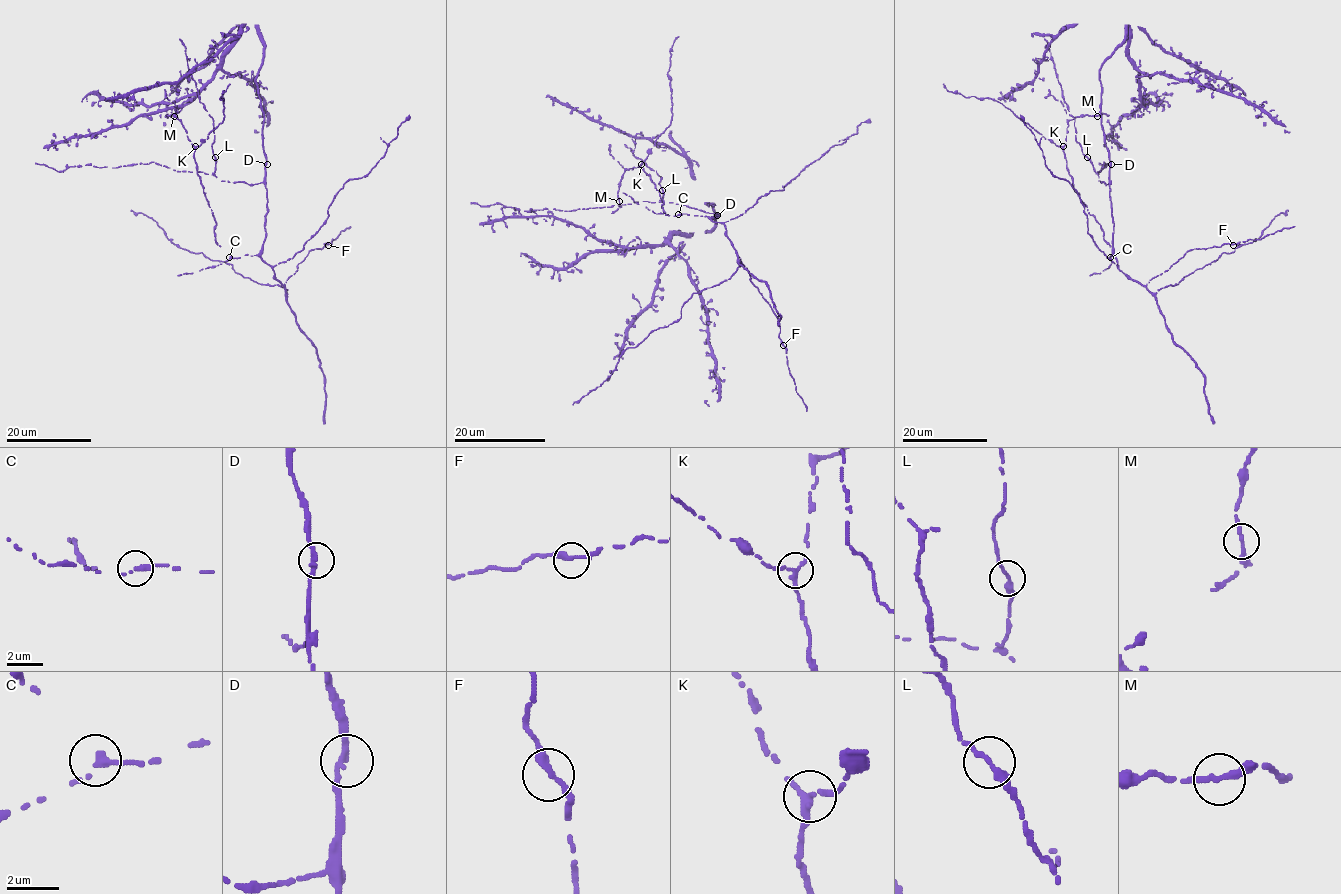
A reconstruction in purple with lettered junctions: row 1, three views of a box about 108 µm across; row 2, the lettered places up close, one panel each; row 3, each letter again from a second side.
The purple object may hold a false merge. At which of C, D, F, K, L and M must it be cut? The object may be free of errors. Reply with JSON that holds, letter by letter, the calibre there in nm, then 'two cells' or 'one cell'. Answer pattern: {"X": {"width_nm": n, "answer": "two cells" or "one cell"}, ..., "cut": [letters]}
{"C": {"width_nm": 260, "answer": "one cell"}, "D": {"width_nm": 240, "answer": "one cell"}, "F": {"width_nm": 240, "answer": "one cell"}, "K": {"width_nm": 280, "answer": "one cell"}, "L": {"width_nm": 260, "answer": "one cell"}, "M": {"width_nm": 240, "answer": "one cell"}, "cut": []}

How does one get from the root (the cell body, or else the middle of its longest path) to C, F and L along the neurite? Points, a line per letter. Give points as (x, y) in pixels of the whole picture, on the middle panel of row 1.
C: (717, 213), (717, 218), (678, 214)
F: (717, 213), (717, 218), (711, 219), (725, 225), (726, 235), (750, 274), (750, 279), (778, 319), (783, 345)
L: (717, 213), (663, 202), (662, 190)

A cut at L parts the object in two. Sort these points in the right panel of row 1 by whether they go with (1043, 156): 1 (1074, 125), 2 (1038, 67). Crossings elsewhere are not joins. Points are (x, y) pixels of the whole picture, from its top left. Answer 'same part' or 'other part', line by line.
1: other part
2: same part

